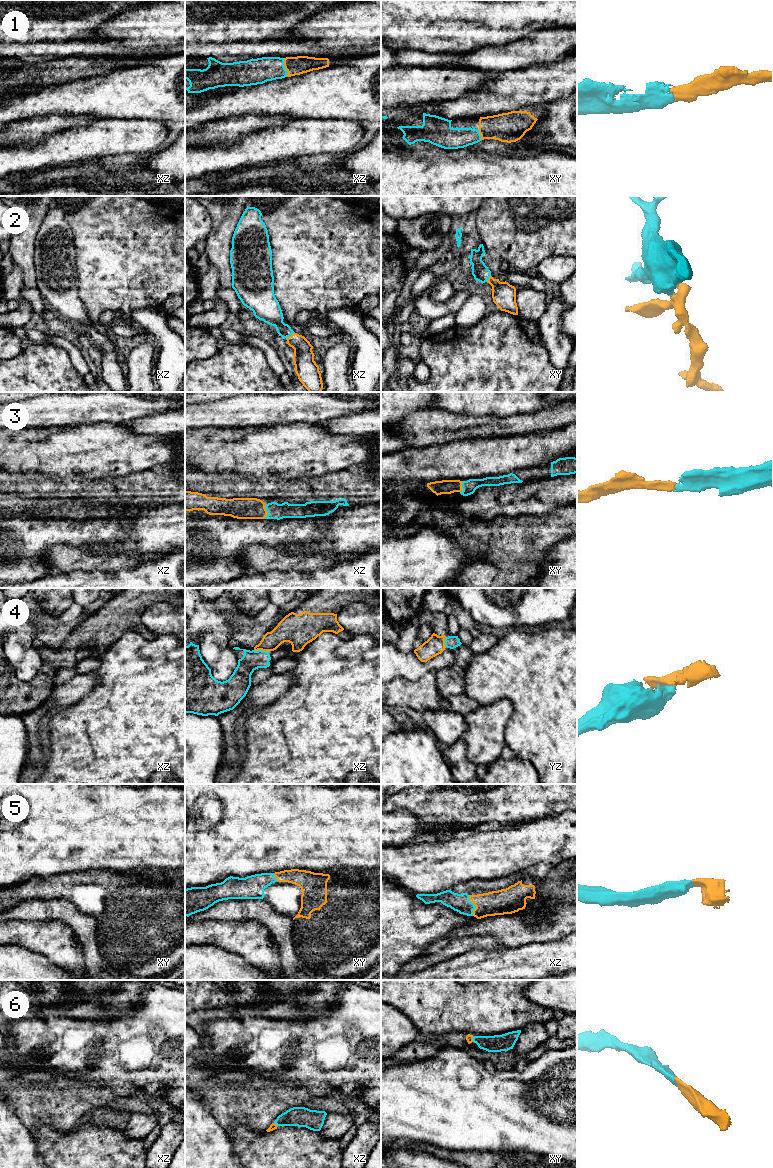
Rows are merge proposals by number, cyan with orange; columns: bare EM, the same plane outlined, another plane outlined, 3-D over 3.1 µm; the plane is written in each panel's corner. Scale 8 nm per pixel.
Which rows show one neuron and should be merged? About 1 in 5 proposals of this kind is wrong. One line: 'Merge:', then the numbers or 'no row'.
Merge: 1, 2, 3, 4, 5, 6

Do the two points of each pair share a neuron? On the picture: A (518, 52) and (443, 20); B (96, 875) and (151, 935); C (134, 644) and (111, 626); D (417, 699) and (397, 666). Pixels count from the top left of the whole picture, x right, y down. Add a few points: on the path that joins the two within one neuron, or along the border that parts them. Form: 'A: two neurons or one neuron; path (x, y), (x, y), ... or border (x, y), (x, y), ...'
A: two neurons; border (523, 37), (500, 45), (478, 48)
B: one neuron; path (112, 887), (143, 919)
C: two neurons; border (141, 633), (126, 632), (104, 650)
D: two neurons; border (427, 672), (416, 680), (395, 677), (391, 681)

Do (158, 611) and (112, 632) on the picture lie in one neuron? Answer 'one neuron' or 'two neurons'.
two neurons

